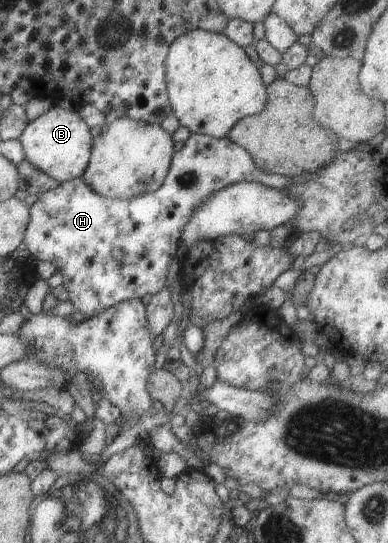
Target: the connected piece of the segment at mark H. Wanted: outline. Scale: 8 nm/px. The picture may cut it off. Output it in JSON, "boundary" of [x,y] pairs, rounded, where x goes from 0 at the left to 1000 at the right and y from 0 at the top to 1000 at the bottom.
{"boundary":[[[495,247],[482,260],[474,260],[469,267],[456,269],[451,282],[443,285],[443,295],[420,337],[397,354],[384,354],[340,365],[273,365],[271,361],[258,361],[253,355],[240,354],[224,337],[216,335],[209,326],[201,326],[183,333],[152,337],[144,346],[98,357],[98,366],[93,366],[93,372],[75,383],[75,407],[70,422],[62,425],[59,448],[67,453],[67,462],[72,464],[75,473],[82,473],[88,479],[131,484],[144,494],[144,501],[152,501],[155,506],[160,506],[160,527],[165,529],[165,534],[170,534],[170,543],[175,545],[173,554],[191,564],[193,575],[222,582],[222,586],[240,584],[242,580],[253,582],[263,573],[281,569],[289,562],[302,562],[304,558],[345,551],[361,552],[371,543],[392,545],[412,536],[412,532],[420,532],[428,521],[433,484],[438,484],[441,477],[454,471],[451,468],[461,455],[466,424],[479,413],[479,407],[490,401],[495,389],[515,374],[523,374],[549,354],[616,335],[652,335],[711,350],[727,350],[755,339],[747,337],[747,326],[742,324],[691,320],[662,311],[660,304],[649,298],[649,289],[644,289],[629,274],[621,274],[598,260],[590,260],[582,250],[559,256],[528,247]]]}

